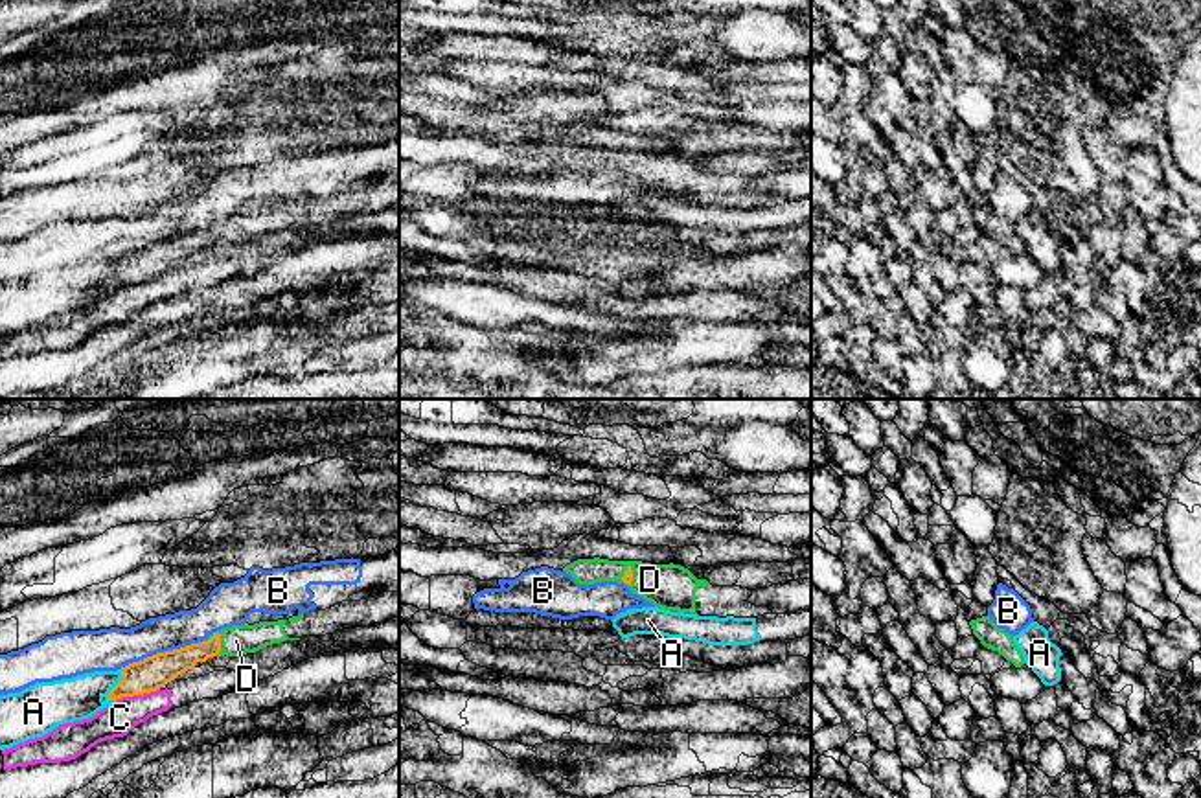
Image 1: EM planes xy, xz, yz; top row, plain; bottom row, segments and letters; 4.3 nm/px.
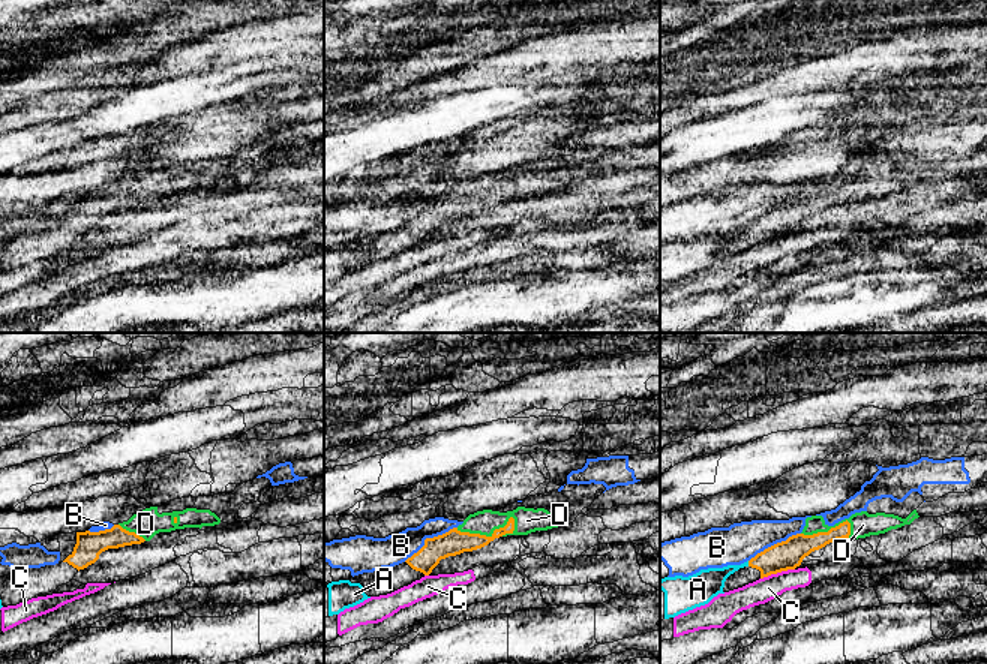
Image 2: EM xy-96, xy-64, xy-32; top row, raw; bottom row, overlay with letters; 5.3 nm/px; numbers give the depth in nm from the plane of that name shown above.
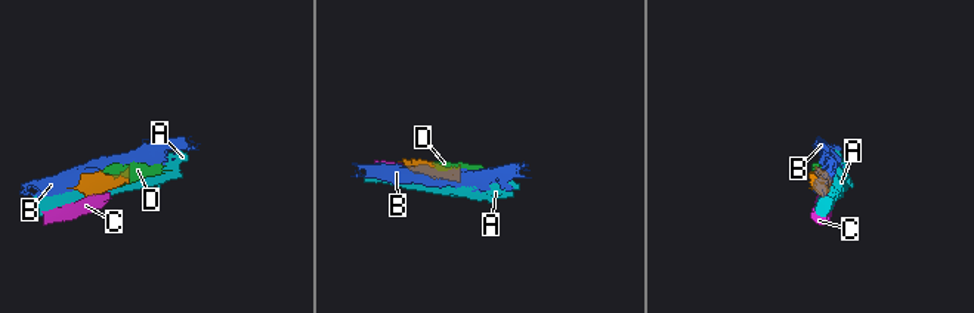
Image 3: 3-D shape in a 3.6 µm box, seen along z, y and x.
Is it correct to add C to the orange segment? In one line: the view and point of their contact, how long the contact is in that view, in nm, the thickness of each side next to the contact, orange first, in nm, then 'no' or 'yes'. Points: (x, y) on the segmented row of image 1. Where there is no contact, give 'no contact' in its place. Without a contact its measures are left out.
contact xy (138, 694); length 190 nm; calibres 150 and 150 nm; no

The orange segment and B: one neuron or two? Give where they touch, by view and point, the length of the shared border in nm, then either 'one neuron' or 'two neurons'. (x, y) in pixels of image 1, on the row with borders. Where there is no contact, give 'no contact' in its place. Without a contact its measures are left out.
xy (160, 653) | 380 nm | two neurons

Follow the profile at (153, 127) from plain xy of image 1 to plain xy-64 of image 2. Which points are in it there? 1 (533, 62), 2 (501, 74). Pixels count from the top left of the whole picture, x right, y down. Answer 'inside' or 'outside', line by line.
1: outside
2: outside

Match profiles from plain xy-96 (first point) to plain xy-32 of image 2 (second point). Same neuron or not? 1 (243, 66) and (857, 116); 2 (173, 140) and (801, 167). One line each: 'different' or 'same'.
1: different
2: same

